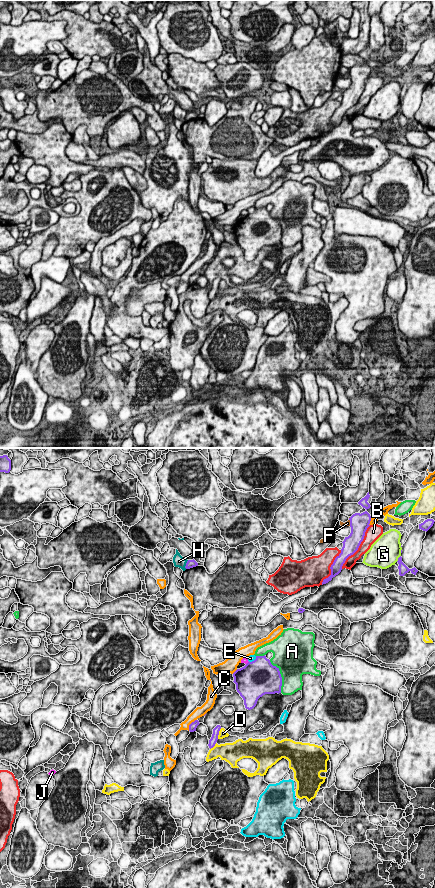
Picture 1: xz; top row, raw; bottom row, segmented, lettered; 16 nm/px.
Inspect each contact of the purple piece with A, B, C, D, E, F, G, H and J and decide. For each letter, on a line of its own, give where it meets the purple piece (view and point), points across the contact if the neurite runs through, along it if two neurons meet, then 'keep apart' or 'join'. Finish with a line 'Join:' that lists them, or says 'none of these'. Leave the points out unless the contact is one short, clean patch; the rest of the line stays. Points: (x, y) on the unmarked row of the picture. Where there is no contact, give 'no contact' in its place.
A: xz (280, 228) | keep apart
B: xz (358, 99) | keep apart
C: xz (190, 276) | keep apart
D: xz (218, 285) | keep apart
E: xz (254, 212) | keep apart
F: xz (350, 73) | keep apart
G: xz (398, 110) | keep apart
H: xz (186, 116) | keep apart
J: xz (247, 215) | keep apart
Join: none of these

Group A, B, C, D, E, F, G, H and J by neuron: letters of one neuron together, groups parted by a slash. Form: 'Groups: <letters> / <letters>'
Groups: A / B / C / D / E / F / G / H / J

